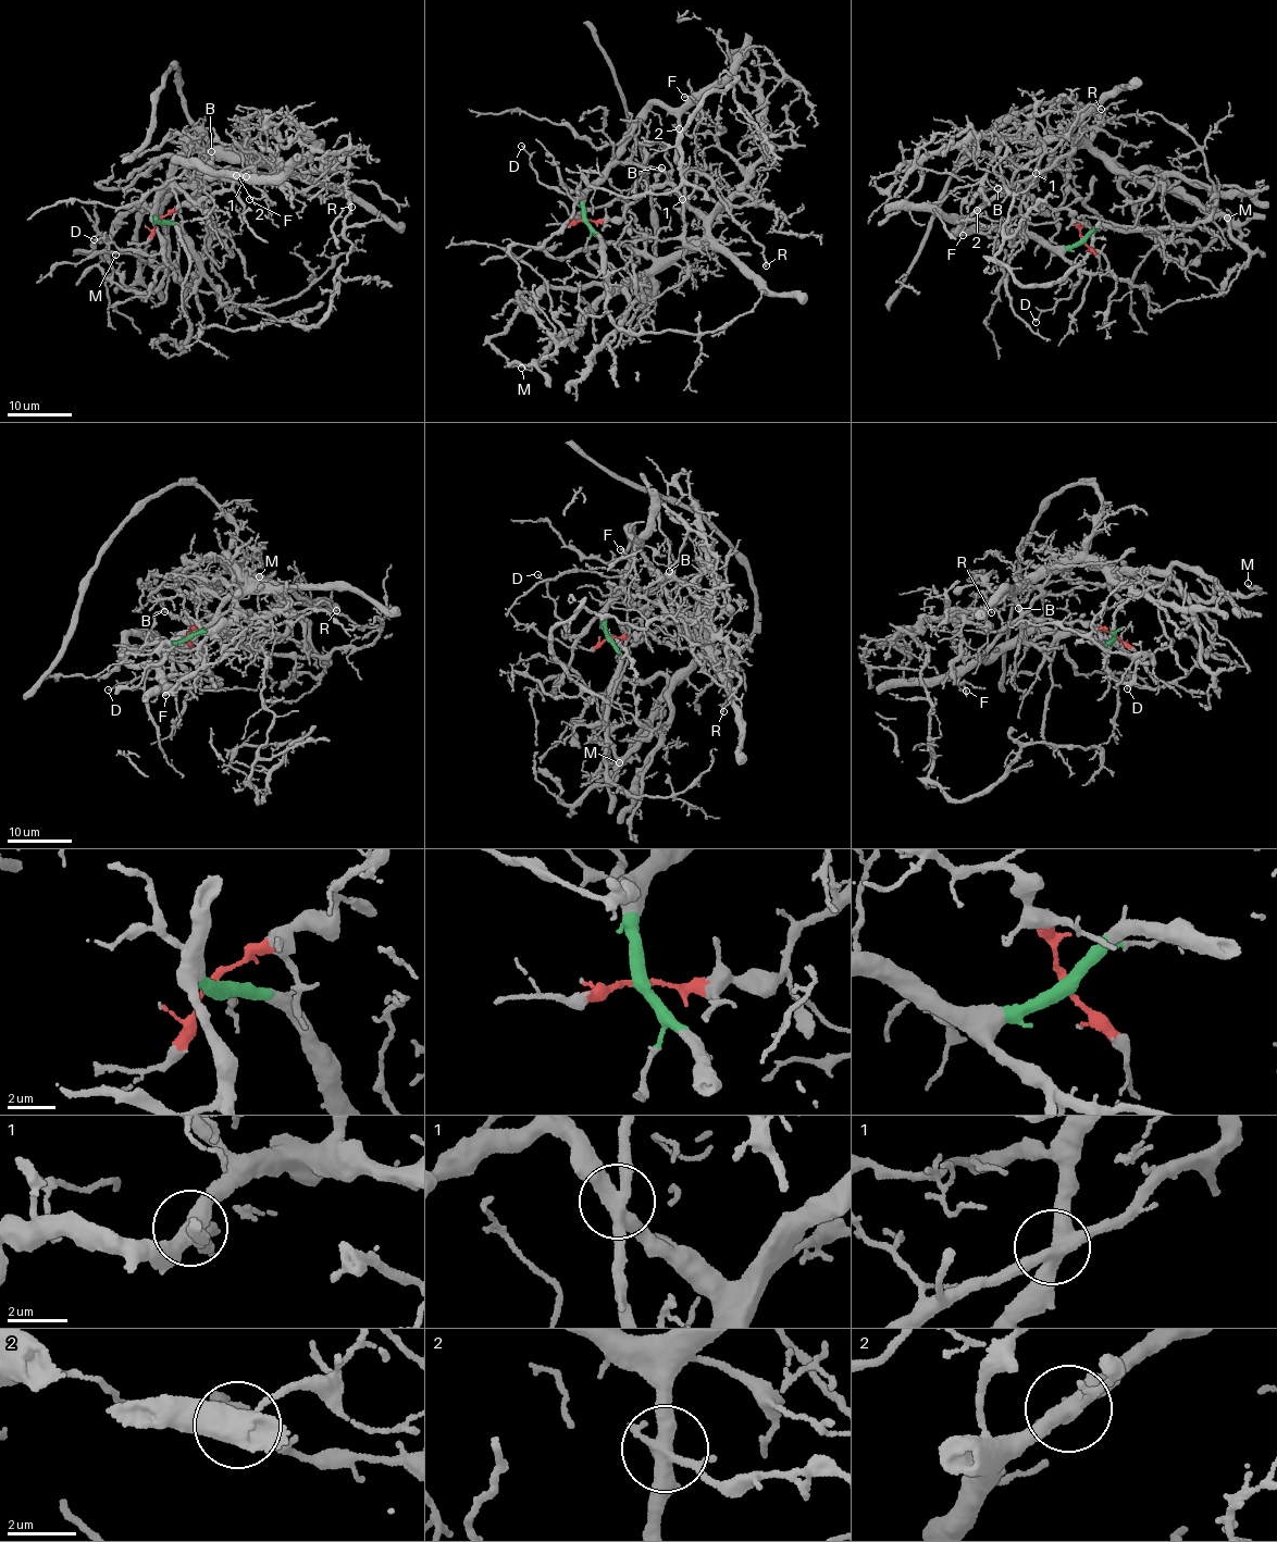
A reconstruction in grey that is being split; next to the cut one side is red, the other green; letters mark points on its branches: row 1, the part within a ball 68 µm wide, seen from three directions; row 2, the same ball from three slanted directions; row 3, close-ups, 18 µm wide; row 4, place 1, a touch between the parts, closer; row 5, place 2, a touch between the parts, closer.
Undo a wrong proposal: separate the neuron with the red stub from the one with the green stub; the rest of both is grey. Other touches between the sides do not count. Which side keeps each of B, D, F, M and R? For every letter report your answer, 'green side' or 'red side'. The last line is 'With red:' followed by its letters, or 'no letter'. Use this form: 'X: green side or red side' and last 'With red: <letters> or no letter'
B: red side
D: green side
F: green side
M: red side
R: green side
With red: B, M

